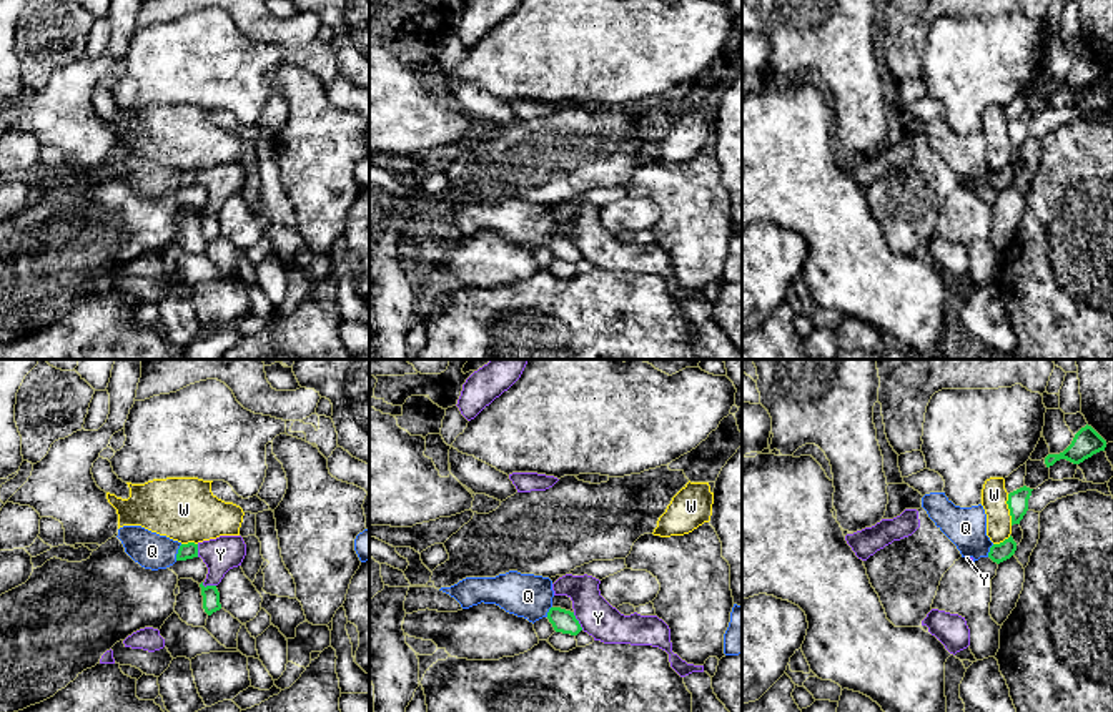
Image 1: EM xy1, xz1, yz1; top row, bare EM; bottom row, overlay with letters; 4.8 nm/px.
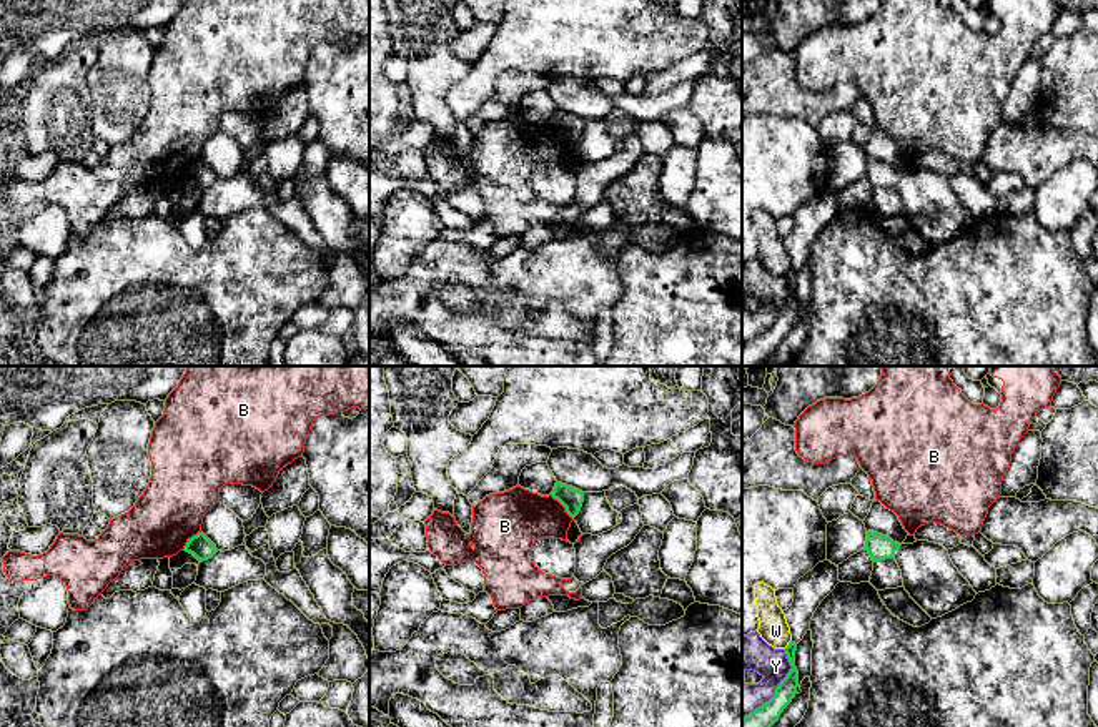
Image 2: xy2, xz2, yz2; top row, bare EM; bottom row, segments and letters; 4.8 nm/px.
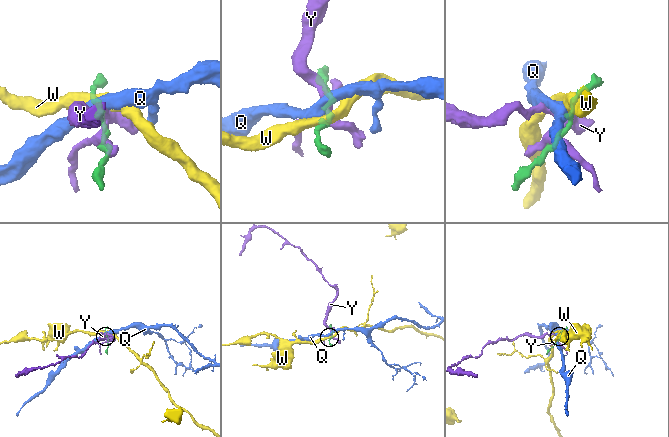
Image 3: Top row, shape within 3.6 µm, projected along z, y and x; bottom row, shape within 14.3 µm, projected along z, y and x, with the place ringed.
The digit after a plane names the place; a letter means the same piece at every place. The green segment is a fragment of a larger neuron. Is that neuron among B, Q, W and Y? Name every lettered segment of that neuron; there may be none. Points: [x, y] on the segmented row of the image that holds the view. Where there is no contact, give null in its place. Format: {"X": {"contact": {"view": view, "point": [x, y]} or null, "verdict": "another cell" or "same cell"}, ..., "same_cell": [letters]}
{"B": {"contact": {"view": "xz2", "point": [564, 506]}, "verdict": "another cell"}, "Q": {"contact": {"view": "xy1", "point": [178, 553]}, "verdict": "another cell"}, "W": {"contact": {"view": "yz1", "point": [1009, 508]}, "verdict": "another cell"}, "Y": {"contact": {"view": "yz2", "point": [777, 687]}, "verdict": "another cell"}, "same_cell": []}

